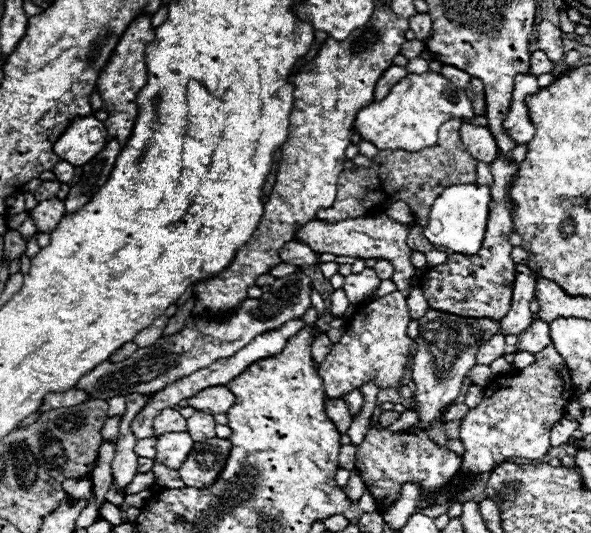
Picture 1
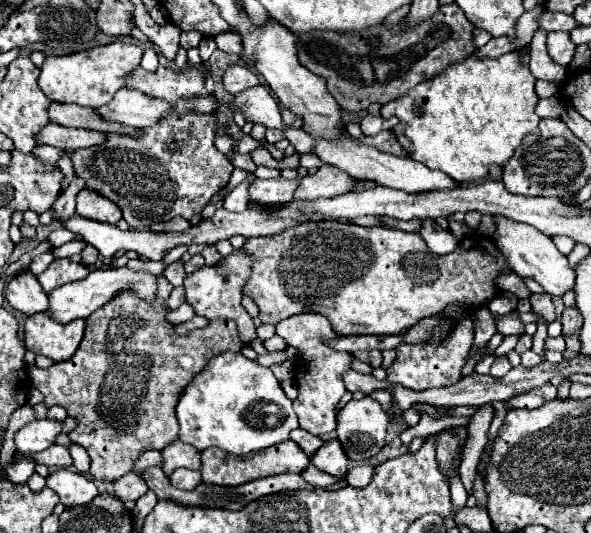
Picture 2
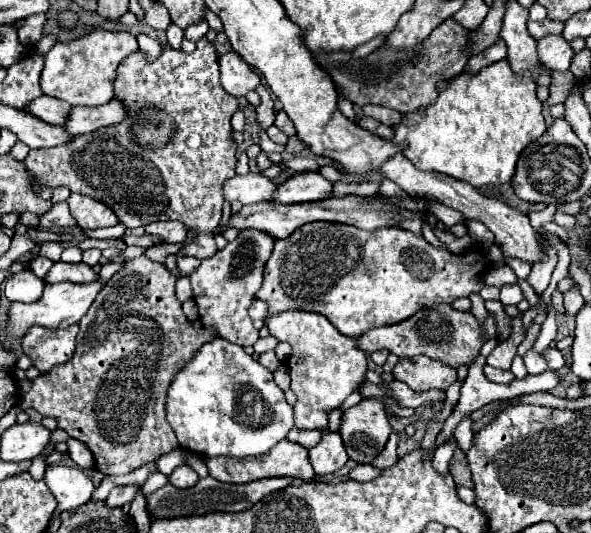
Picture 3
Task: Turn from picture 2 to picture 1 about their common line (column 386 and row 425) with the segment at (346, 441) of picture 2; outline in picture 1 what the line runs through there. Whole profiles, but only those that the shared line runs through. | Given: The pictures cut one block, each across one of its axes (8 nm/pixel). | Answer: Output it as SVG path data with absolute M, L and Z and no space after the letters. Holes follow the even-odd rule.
M428 308L426 314L418 318L418 326L420 334L414 340L412 380L416 384L414 398L418 402L416 412L420 414L420 424L416 424L414 428L424 430L430 422L440 420L440 412L444 406L456 400L468 370L476 364L474 358L478 348L496 332L500 332L500 322L488 318L462 318L456 314Z

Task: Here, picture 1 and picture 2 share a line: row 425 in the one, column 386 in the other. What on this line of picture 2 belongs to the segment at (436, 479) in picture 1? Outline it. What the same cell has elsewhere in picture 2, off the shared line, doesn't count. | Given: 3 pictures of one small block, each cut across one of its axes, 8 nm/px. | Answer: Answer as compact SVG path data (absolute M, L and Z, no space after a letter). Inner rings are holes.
M464 318L456 324L454 332L444 342L430 344L402 344L396 350L394 364L386 370L388 382L398 382L410 390L428 390L440 386L452 386L462 378L462 366L470 352L474 339L474 325L470 318Z

